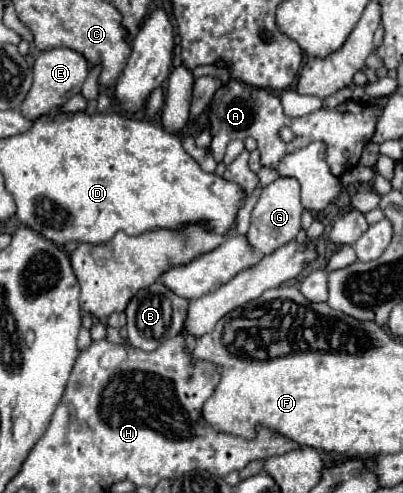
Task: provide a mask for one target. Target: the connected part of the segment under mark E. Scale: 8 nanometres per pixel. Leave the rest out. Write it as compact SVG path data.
M65 47L43 51L33 63L33 85L31 85L25 101L21 103L21 115L25 119L33 121L33 119L39 119L39 117L55 111L69 97L73 97L81 91L81 85L83 85L87 73L89 73L89 63L77 51L65 49Z

